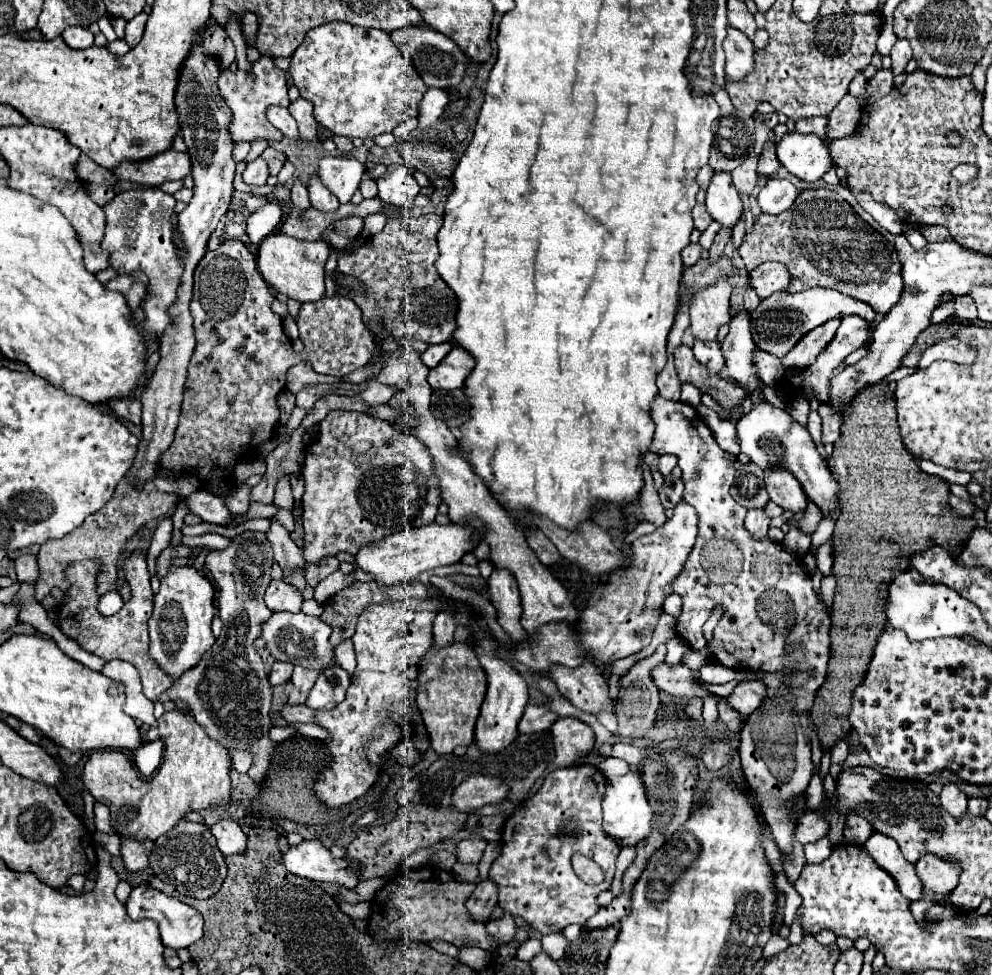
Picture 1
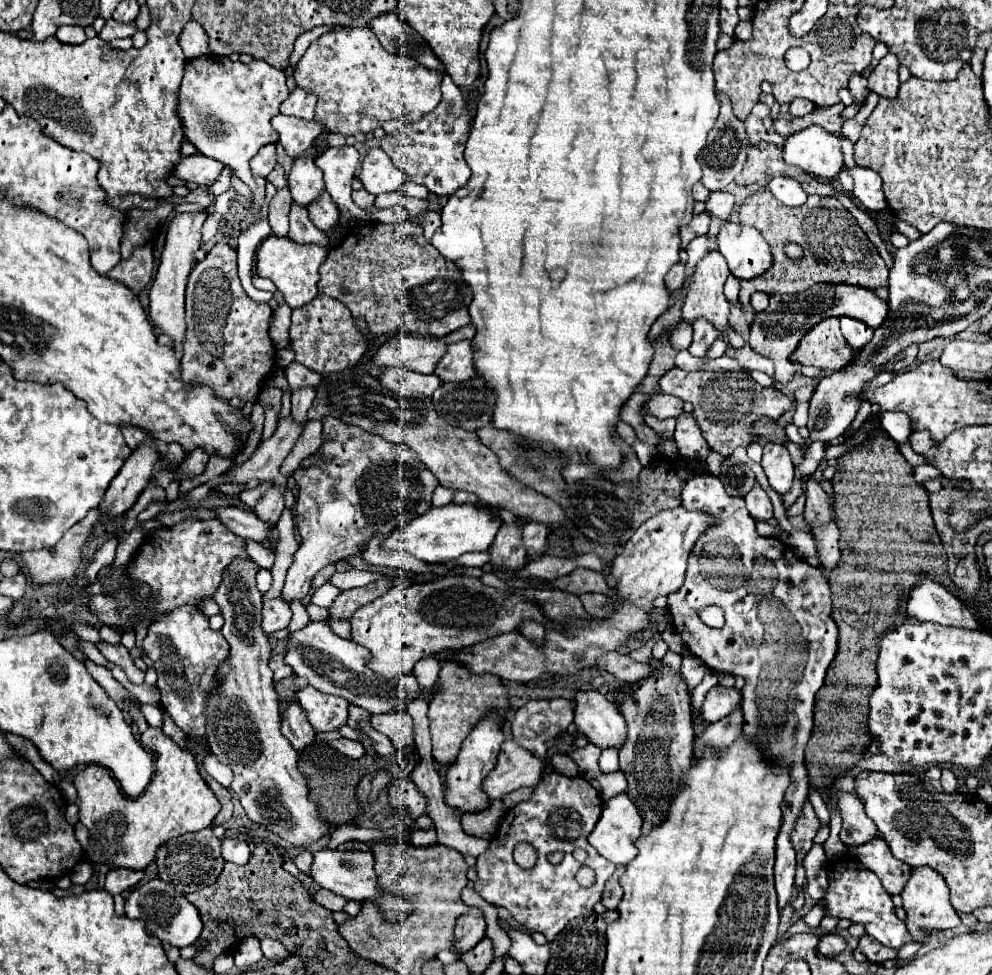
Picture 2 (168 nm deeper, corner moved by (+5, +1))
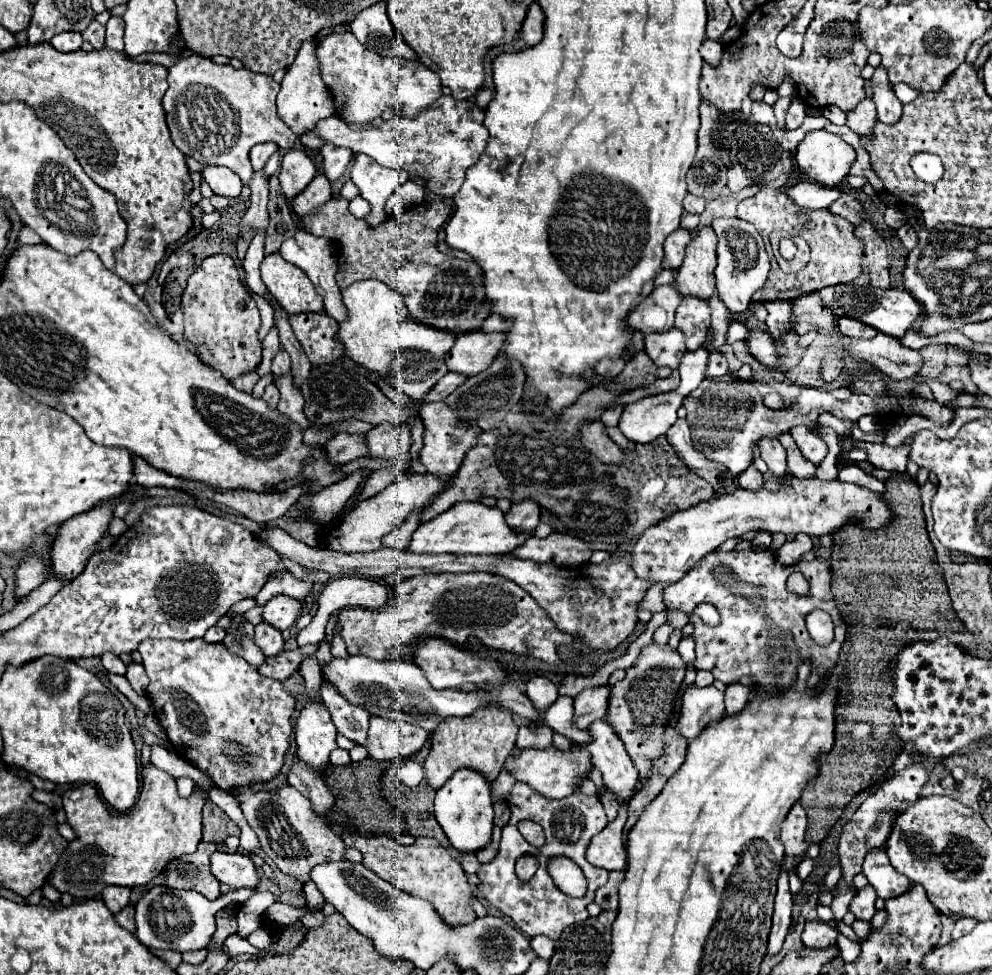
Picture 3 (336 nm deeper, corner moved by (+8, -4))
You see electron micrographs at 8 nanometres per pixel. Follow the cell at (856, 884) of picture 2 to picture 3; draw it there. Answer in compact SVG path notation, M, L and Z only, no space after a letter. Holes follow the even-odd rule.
M865 886L863 890L857 890L849 910L855 914L855 918L861 918L861 920L871 920L875 916L875 890L871 886Z

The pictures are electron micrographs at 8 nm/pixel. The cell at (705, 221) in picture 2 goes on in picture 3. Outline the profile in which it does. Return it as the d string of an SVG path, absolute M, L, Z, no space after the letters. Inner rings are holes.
M675 230L667 240L665 240L665 258L663 258L663 268L665 270L679 270L683 264L683 252L691 240L689 230Z

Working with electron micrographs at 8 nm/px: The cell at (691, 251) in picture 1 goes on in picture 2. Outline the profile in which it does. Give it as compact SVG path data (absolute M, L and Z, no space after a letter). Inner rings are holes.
M678 261L678 263L668 271L668 275L666 275L666 285L668 285L670 293L676 291L678 287L682 287L684 279L686 279L686 265L684 265L682 261Z

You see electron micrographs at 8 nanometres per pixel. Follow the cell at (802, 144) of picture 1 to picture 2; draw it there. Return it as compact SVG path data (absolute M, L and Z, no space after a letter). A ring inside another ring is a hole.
M816 125L786 137L784 161L816 179L832 179L844 165L838 137Z

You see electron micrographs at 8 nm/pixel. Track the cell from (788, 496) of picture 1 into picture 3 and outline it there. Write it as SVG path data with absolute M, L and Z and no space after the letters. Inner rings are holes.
M761 438L757 442L761 450L761 458L769 466L769 472L775 476L785 476L787 472L787 462L785 462L785 448L779 444L775 438Z

